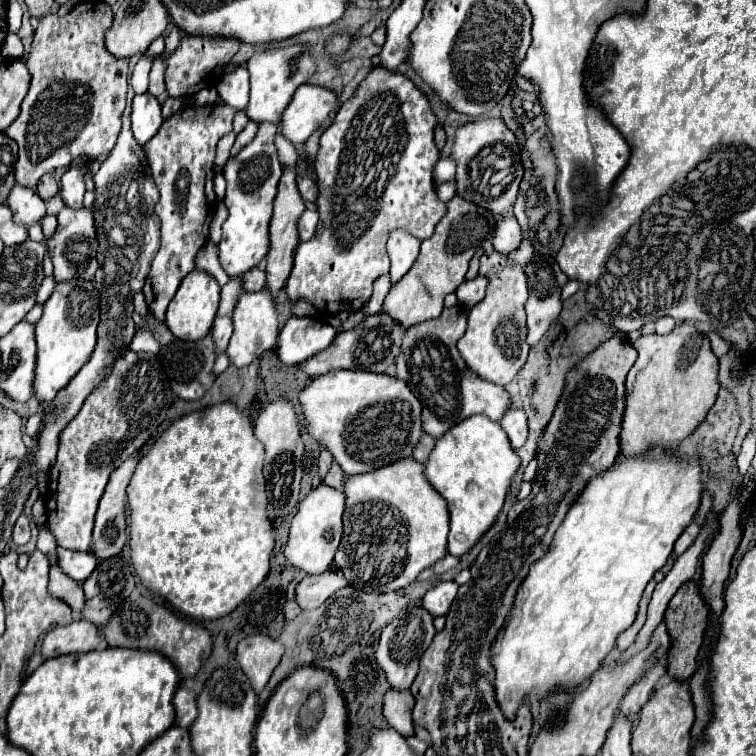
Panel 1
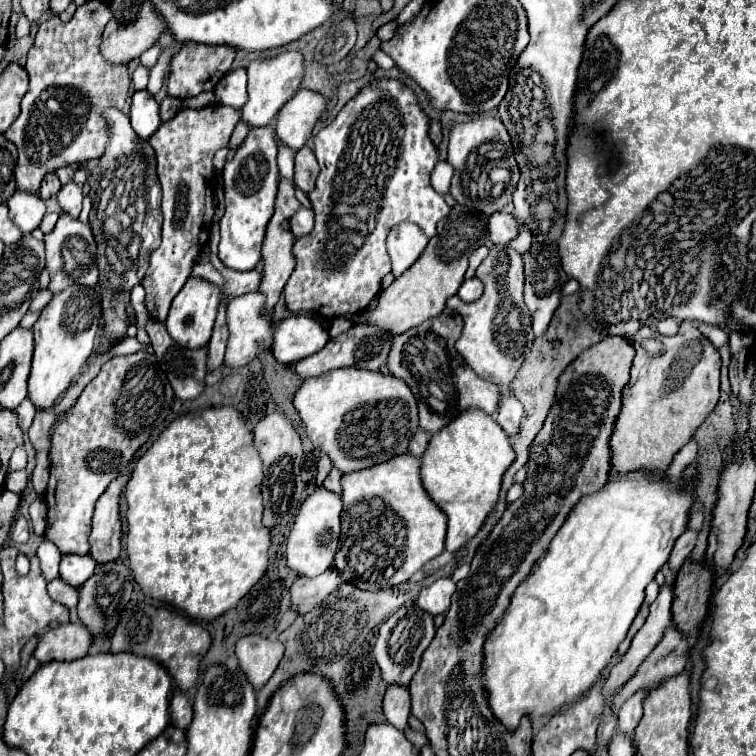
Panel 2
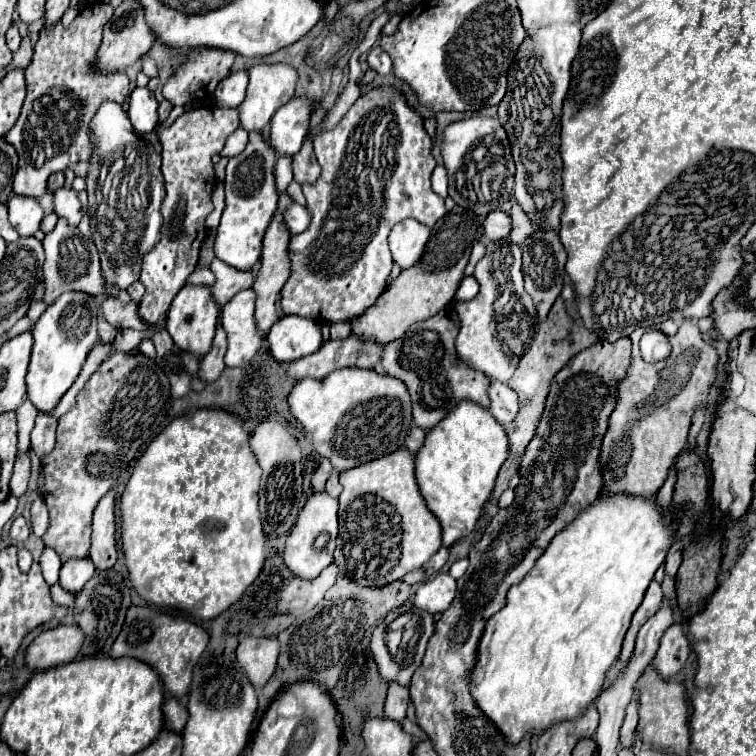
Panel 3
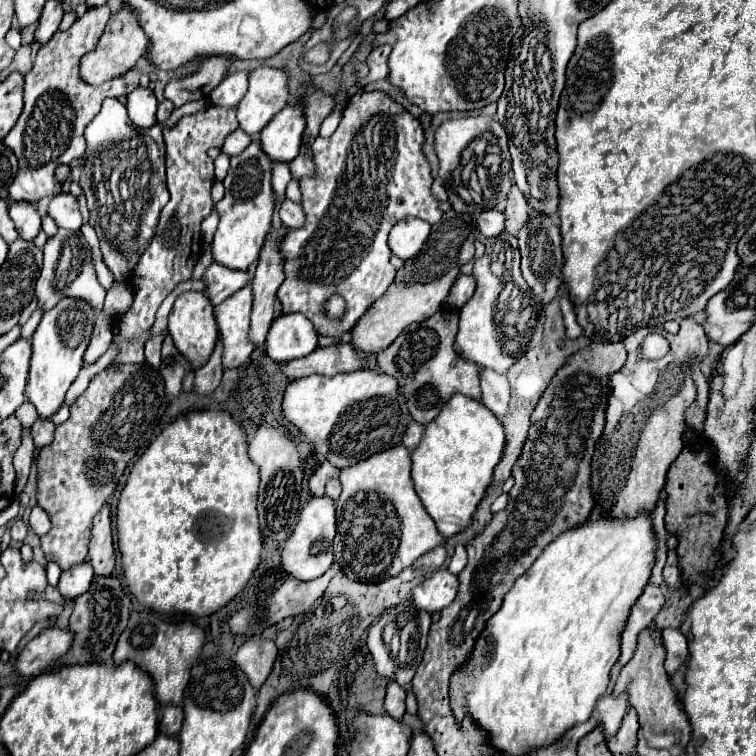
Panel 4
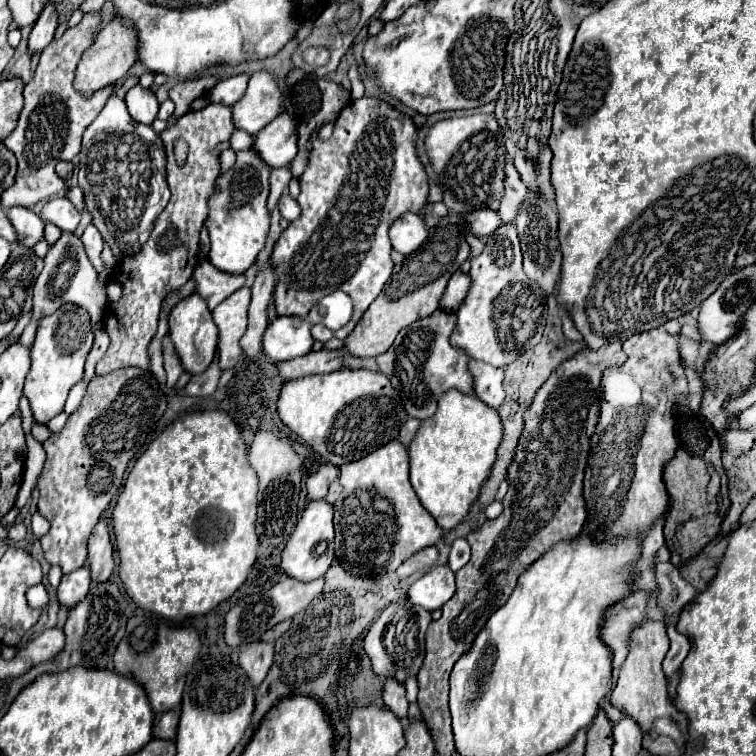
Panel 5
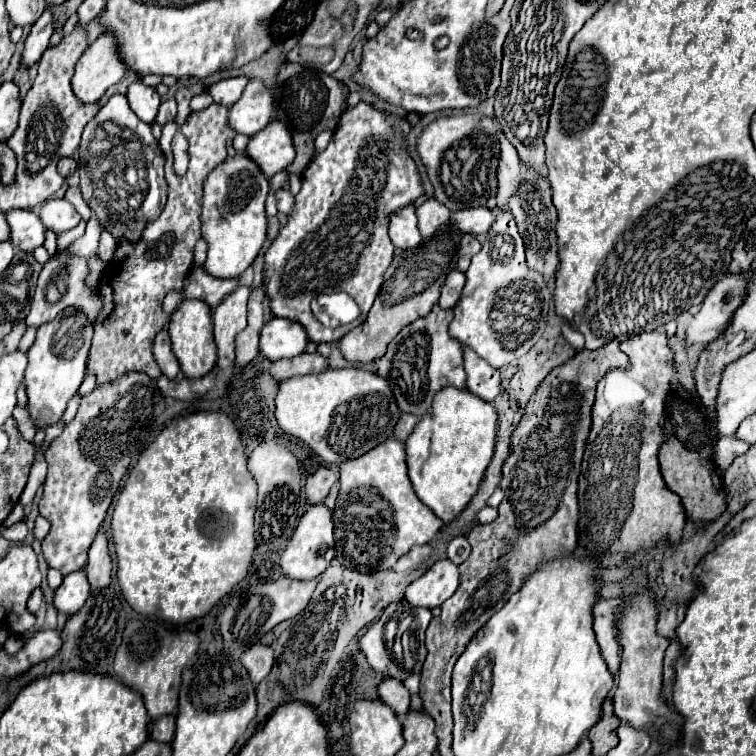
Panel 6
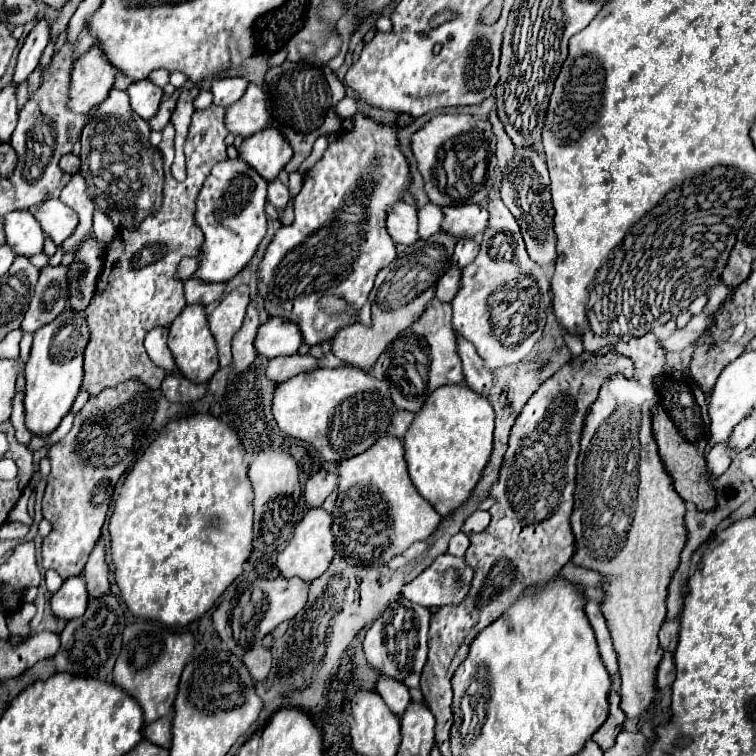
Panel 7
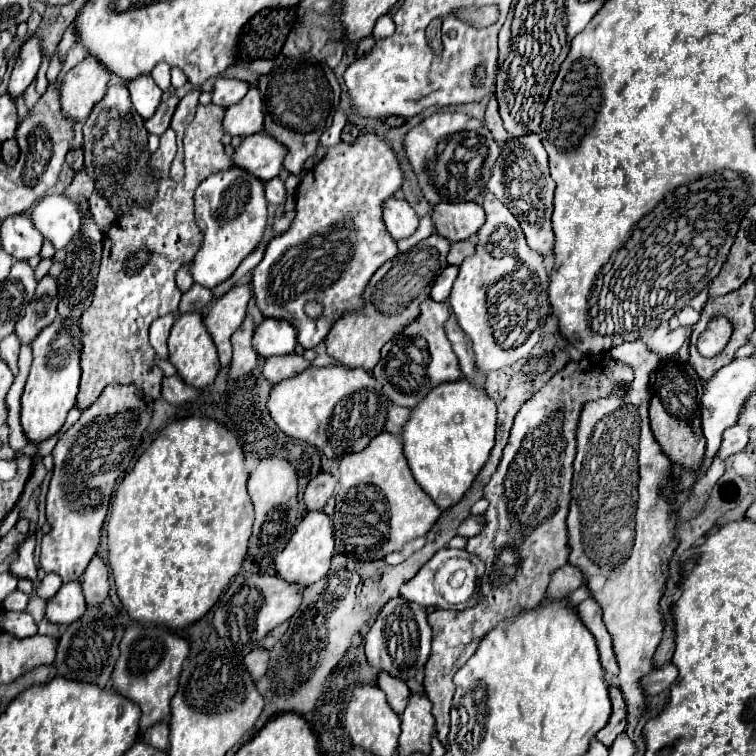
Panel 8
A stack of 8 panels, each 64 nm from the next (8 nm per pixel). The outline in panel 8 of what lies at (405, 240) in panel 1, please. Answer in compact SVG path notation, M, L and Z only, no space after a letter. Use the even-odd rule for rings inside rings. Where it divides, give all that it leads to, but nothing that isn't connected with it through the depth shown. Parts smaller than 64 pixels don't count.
M390 198L384 204L384 224L386 224L390 236L398 242L398 240L410 238L416 232L418 216L406 200Z

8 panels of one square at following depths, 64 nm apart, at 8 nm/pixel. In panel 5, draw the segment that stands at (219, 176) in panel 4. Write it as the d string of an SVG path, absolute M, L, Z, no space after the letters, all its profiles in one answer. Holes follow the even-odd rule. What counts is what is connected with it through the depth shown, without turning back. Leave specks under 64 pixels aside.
M231 148L222 151L220 155L220 173L224 174L231 169L235 164L235 159L236 154Z

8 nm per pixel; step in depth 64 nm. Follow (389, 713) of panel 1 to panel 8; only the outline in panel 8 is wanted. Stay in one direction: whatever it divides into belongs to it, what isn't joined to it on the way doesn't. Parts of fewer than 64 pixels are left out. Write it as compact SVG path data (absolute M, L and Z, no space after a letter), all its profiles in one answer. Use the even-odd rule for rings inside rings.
M380 672L376 686L386 694L390 708L396 714L402 714L406 704L408 704L408 698L410 698L410 690L408 690L406 682L402 682L400 678L394 678L394 676L386 674L386 672Z

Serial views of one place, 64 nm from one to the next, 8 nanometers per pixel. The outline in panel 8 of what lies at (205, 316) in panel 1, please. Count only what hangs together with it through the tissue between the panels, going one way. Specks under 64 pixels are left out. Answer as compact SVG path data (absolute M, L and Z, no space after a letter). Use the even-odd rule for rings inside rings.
M186 312L180 314L170 330L170 338L168 338L168 350L170 350L170 362L176 366L178 374L182 376L182 380L194 388L206 388L208 384L214 382L218 370L220 370L220 362L218 362L218 354L216 354L216 346L204 326L202 314L200 312Z

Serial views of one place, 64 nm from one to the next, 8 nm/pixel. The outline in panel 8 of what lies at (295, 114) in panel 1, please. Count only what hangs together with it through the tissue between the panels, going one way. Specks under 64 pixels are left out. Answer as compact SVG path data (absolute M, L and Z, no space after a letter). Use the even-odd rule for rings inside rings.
M264 130L260 134L246 136L242 144L234 152L234 164L240 168L246 168L256 178L268 182L278 176L282 162L284 162L284 144L276 144L272 136L264 136Z

